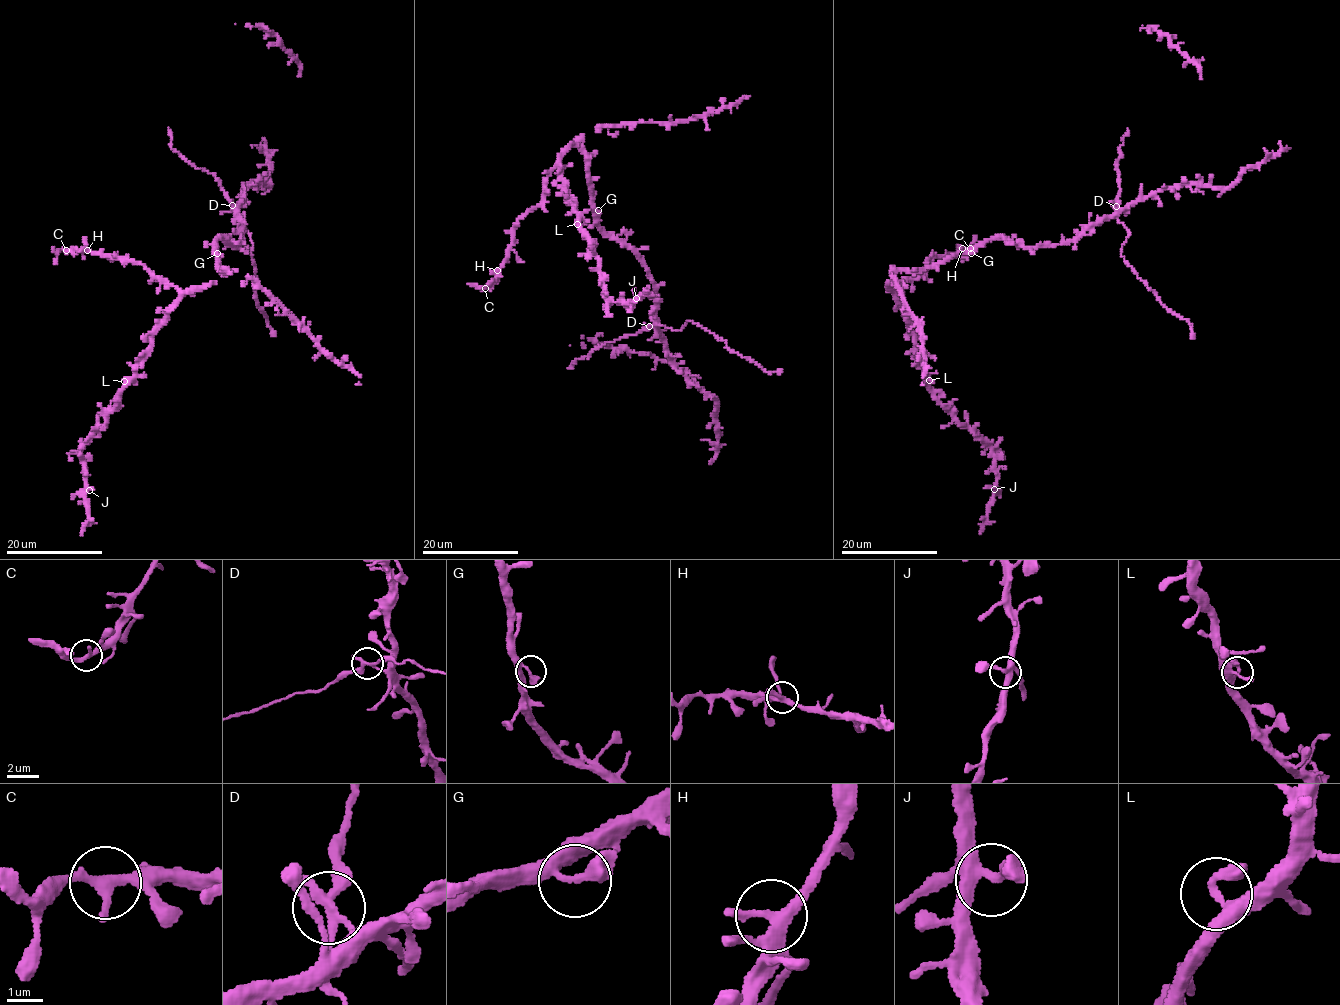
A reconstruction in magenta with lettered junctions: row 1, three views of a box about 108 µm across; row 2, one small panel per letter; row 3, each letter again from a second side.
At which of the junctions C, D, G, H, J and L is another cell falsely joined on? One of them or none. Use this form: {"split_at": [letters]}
{"split_at": ["D"]}

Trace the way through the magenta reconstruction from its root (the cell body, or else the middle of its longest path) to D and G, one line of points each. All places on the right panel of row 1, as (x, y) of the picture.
D: (1001, 239), (1027, 247), (1064, 245), (1115, 216), (1116, 206)
G: (1001, 239), (986, 240), (971, 253)

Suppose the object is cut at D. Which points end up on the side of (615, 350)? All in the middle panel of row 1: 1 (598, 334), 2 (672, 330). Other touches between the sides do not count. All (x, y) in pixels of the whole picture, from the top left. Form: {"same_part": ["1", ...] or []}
{"same_part": ["1"]}

